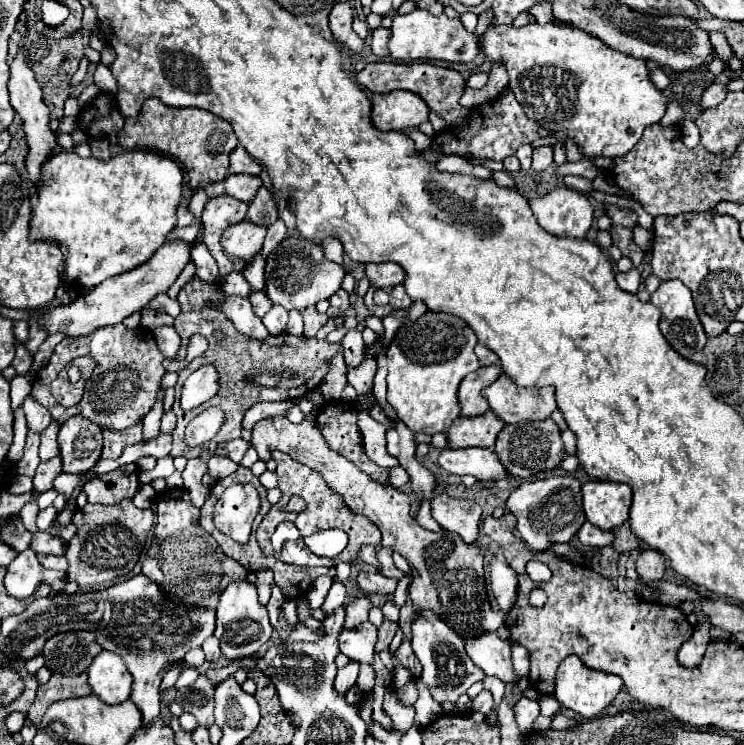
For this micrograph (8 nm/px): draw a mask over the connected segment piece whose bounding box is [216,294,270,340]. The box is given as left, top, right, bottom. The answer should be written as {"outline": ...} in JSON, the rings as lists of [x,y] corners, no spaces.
{"outline":[[[224,294],[224,300],[216,306],[220,308],[220,312],[226,314],[226,318],[236,326],[238,332],[256,338],[256,340],[264,340],[266,336],[270,336],[270,332],[266,330],[266,326],[262,324],[262,320],[254,314],[252,304],[248,300],[248,296],[230,296]]]}

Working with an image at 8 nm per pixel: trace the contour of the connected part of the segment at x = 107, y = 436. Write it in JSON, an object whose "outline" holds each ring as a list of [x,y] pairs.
{"outline":[[[142,422],[140,424],[134,424],[132,428],[126,428],[126,430],[110,430],[110,432],[104,432],[104,450],[102,450],[102,458],[120,458],[122,450],[128,446],[128,444],[134,444],[134,442],[140,442],[142,440]]]}

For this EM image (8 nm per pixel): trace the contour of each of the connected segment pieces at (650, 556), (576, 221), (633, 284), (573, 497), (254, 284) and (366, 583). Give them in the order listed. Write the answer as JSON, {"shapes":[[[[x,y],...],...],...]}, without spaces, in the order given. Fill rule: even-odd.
{"shapes":[[[[642,550],[636,560],[636,572],[644,580],[664,578],[664,556],[658,550]]],[[[566,186],[528,200],[528,204],[538,218],[538,224],[554,236],[584,238],[592,224],[592,204],[588,196]]],[[[632,268],[630,272],[618,272],[618,274],[616,274],[616,280],[618,280],[618,286],[620,286],[622,290],[628,290],[628,292],[632,292],[632,294],[638,292],[638,286],[640,286],[640,282],[642,282],[638,268]]],[[[552,476],[548,480],[524,482],[510,494],[506,508],[516,516],[516,528],[522,540],[534,552],[548,550],[552,544],[570,542],[586,520],[582,510],[580,482],[574,476]]],[[[258,252],[250,264],[244,266],[242,270],[246,282],[250,284],[250,292],[262,292],[264,290],[264,258]]],[[[360,572],[358,578],[356,578],[358,586],[364,590],[364,592],[370,592],[370,594],[394,594],[396,590],[396,580],[392,578],[386,578],[382,576],[380,572]]]]}

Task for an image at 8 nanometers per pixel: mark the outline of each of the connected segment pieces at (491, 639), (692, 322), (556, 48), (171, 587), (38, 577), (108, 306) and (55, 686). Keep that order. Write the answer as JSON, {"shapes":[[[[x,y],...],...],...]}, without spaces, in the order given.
{"shapes":[[[[486,632],[476,638],[466,638],[466,652],[472,662],[488,676],[500,678],[504,684],[518,684],[518,676],[512,668],[510,644],[500,640],[496,632]]],[[[680,280],[662,282],[660,288],[650,296],[650,302],[662,310],[660,330],[664,334],[664,338],[670,342],[670,346],[678,354],[682,354],[684,358],[690,358],[692,354],[696,354],[696,352],[700,352],[704,348],[706,336],[704,336],[704,328],[702,328],[702,324],[700,324],[700,320],[696,316],[692,294],[688,292],[688,288]]],[[[528,24],[522,28],[490,26],[480,36],[480,50],[492,62],[506,62],[510,74],[510,88],[516,100],[524,106],[528,118],[552,132],[566,132],[586,156],[624,156],[640,140],[644,128],[660,122],[666,112],[668,98],[650,80],[648,62],[616,52],[602,40],[586,34],[584,30],[556,24]]],[[[184,488],[158,494],[155,502],[154,538],[142,564],[142,574],[160,584],[166,596],[174,602],[198,608],[216,608],[218,596],[224,592],[224,588],[230,582],[244,580],[246,570],[236,560],[224,556],[210,534],[192,524],[192,520],[200,516],[200,510],[190,504],[190,496]]],[[[26,548],[14,558],[14,562],[8,566],[6,580],[4,580],[6,590],[20,600],[30,598],[40,584],[50,584],[52,590],[60,592],[64,590],[66,583],[67,577],[64,572],[46,570],[30,548]]],[[[186,240],[166,242],[164,246],[160,246],[156,250],[156,254],[146,264],[142,264],[138,268],[132,268],[128,272],[122,272],[120,276],[104,280],[102,284],[92,288],[90,294],[86,294],[82,298],[76,298],[68,306],[48,310],[42,318],[42,324],[46,326],[48,334],[64,332],[66,336],[76,336],[78,338],[78,336],[84,336],[88,332],[94,332],[96,328],[110,326],[114,322],[116,324],[122,322],[132,312],[142,310],[156,294],[166,292],[176,282],[176,278],[180,276],[184,266],[190,262],[192,246],[194,246],[194,242],[186,242]]],[[[54,674],[48,684],[38,688],[36,700],[28,712],[28,718],[40,726],[40,720],[44,716],[44,712],[48,710],[48,706],[56,700],[62,698],[78,698],[78,696],[88,696],[92,694],[92,688],[88,684],[88,676],[86,674],[78,674],[78,676],[62,676],[62,674]]]]}

